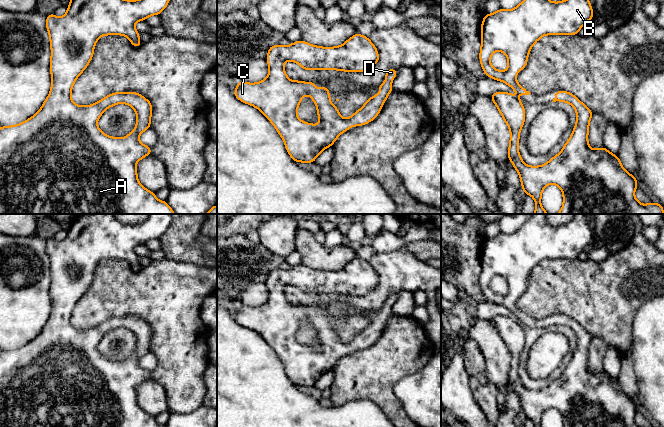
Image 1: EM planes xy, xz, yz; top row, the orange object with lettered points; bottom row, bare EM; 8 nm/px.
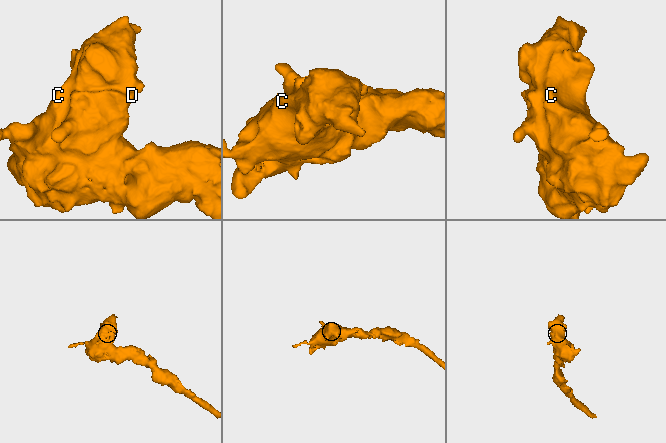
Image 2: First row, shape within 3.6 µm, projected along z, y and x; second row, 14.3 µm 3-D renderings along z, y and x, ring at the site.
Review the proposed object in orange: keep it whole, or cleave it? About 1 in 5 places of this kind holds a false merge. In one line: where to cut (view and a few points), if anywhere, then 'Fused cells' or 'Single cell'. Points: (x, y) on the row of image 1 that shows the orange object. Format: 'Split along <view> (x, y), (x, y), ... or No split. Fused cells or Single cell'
No split. Single cell

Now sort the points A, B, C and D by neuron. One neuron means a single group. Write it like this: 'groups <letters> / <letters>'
groups A B C D

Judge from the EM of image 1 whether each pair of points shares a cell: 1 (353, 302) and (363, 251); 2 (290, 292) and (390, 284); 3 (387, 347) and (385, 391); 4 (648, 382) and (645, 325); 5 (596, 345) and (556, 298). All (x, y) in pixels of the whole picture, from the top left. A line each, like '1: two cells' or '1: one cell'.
1: two cells
2: one cell
3: one cell
4: one cell
5: two cells

